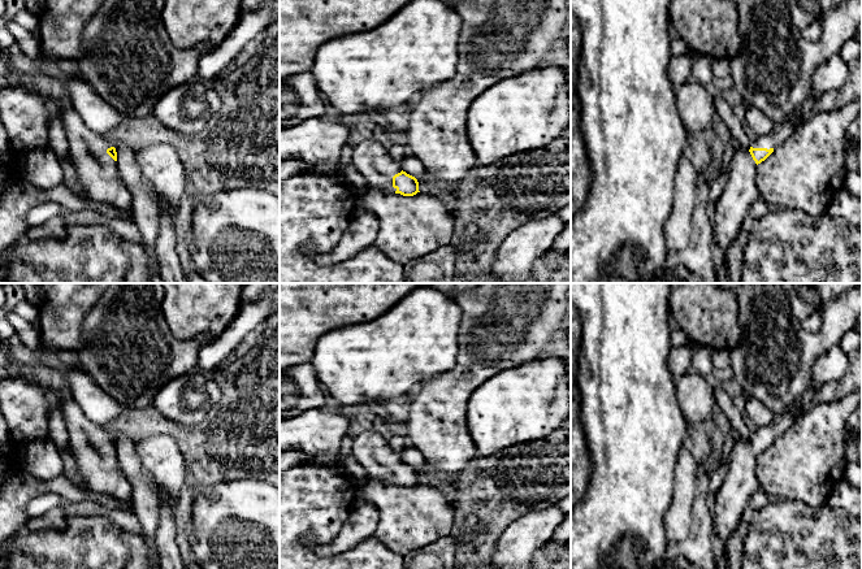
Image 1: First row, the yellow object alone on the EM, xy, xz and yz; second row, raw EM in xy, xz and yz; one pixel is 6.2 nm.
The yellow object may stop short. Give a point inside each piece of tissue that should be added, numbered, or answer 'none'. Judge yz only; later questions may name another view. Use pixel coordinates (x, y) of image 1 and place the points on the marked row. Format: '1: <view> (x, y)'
1: yz (780, 131)

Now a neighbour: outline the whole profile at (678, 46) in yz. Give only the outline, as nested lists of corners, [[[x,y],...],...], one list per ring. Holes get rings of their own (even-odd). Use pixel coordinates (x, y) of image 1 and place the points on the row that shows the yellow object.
[[[680,36],[672,38],[670,47],[671,47],[671,55],[672,56],[688,53],[688,45]]]

